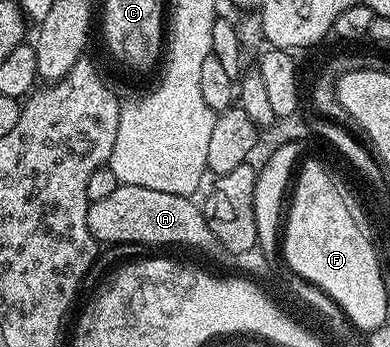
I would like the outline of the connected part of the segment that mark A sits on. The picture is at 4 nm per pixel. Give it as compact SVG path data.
M117 183L110 198L89 204L86 222L90 226L90 234L94 234L101 245L189 244L192 248L200 248L212 240L212 231L208 229L201 205L193 197L146 190L146 186Z

